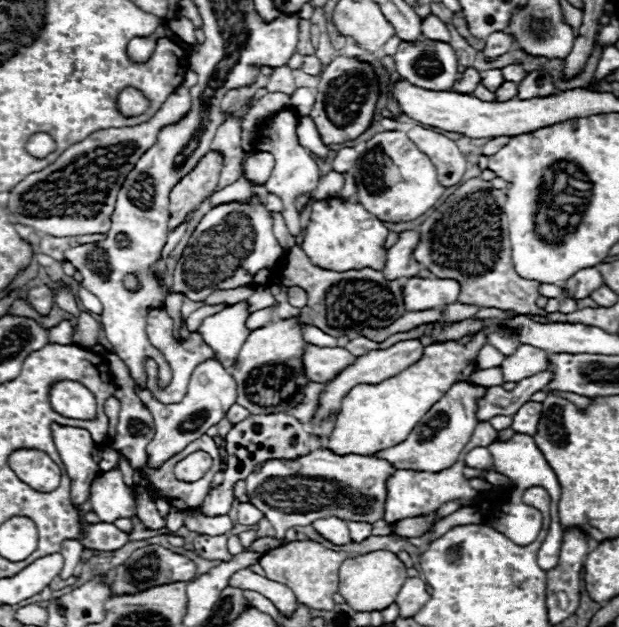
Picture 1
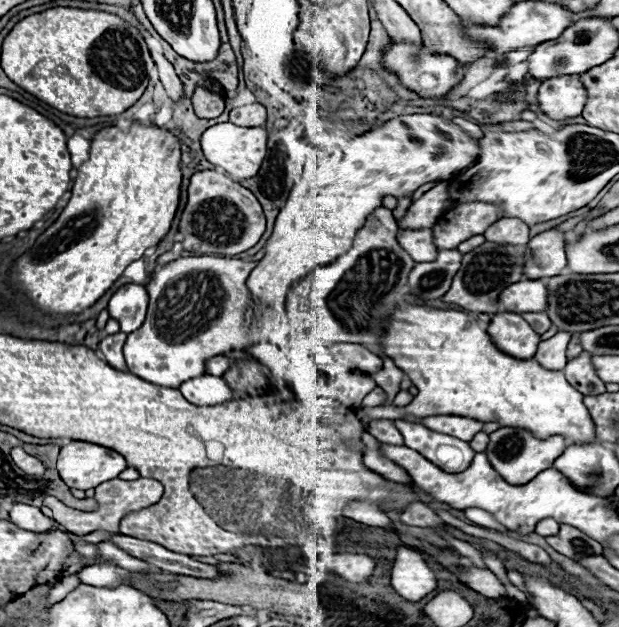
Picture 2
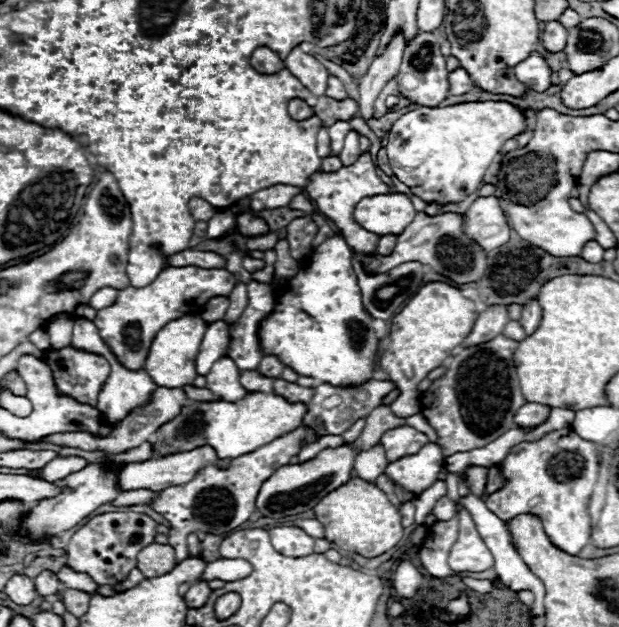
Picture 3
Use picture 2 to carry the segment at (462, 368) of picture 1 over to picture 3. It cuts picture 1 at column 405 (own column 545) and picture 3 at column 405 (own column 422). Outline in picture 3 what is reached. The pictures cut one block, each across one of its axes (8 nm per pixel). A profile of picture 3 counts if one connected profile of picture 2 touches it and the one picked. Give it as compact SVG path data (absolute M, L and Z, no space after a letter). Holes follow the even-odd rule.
M430 282L424 284L392 318L390 334L388 334L388 348L382 352L378 366L390 376L396 390L400 390L400 396L390 404L390 410L394 414L408 418L412 414L418 414L420 408L420 390L418 384L438 366L446 362L448 356L452 356L452 350L460 346L466 340L466 334L474 328L474 322L478 318L480 310L478 306L464 298L462 292L450 284L442 282Z

